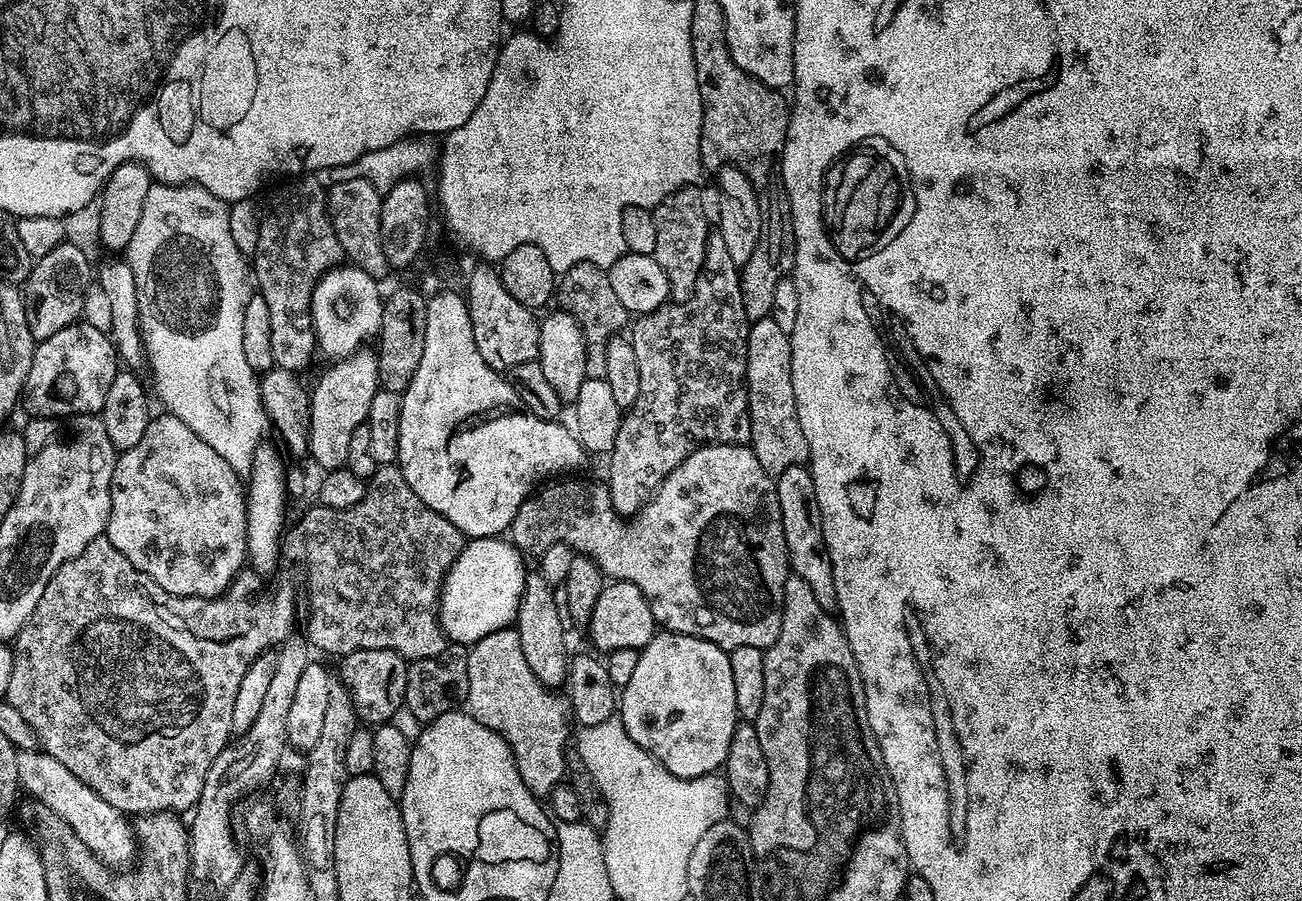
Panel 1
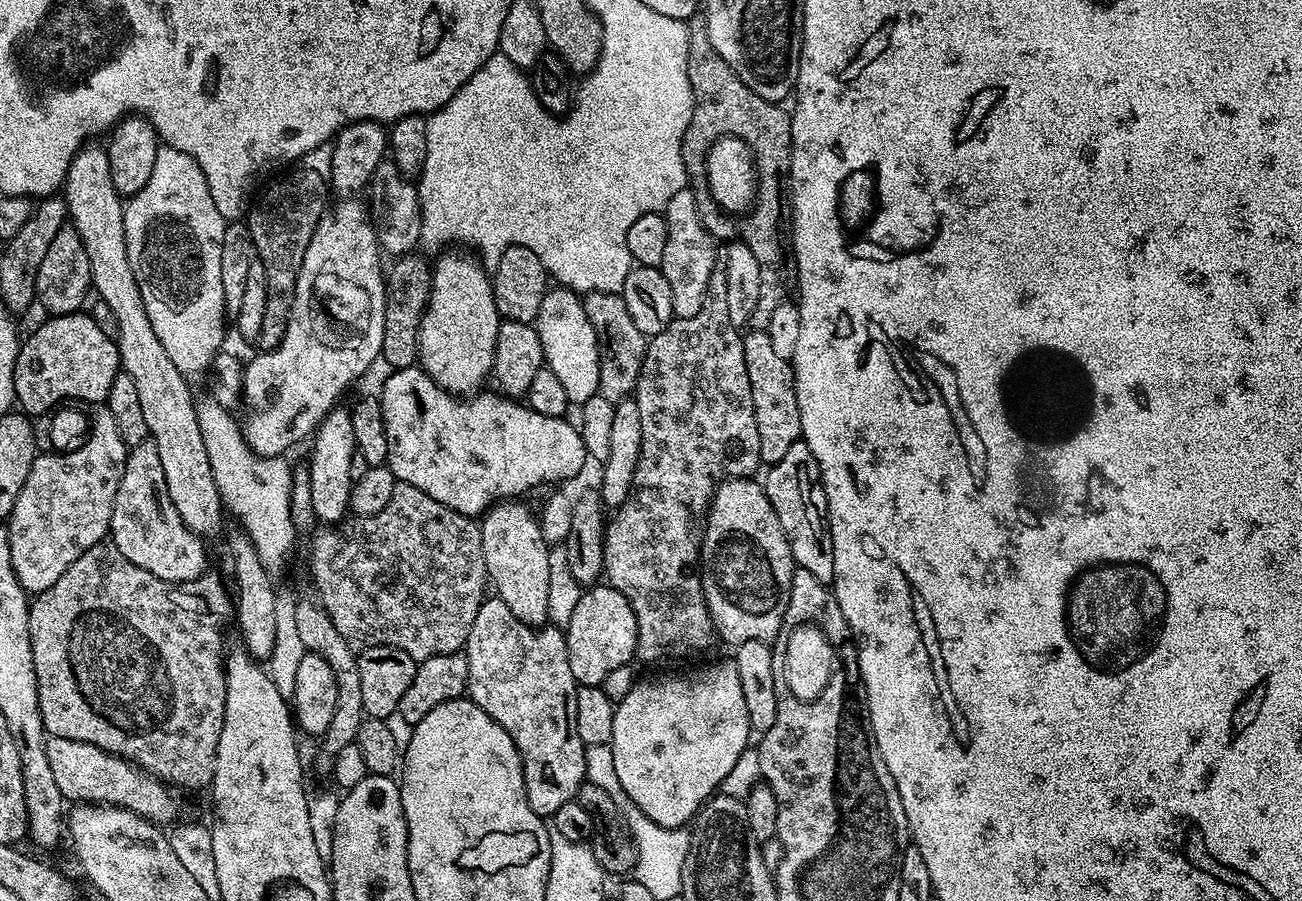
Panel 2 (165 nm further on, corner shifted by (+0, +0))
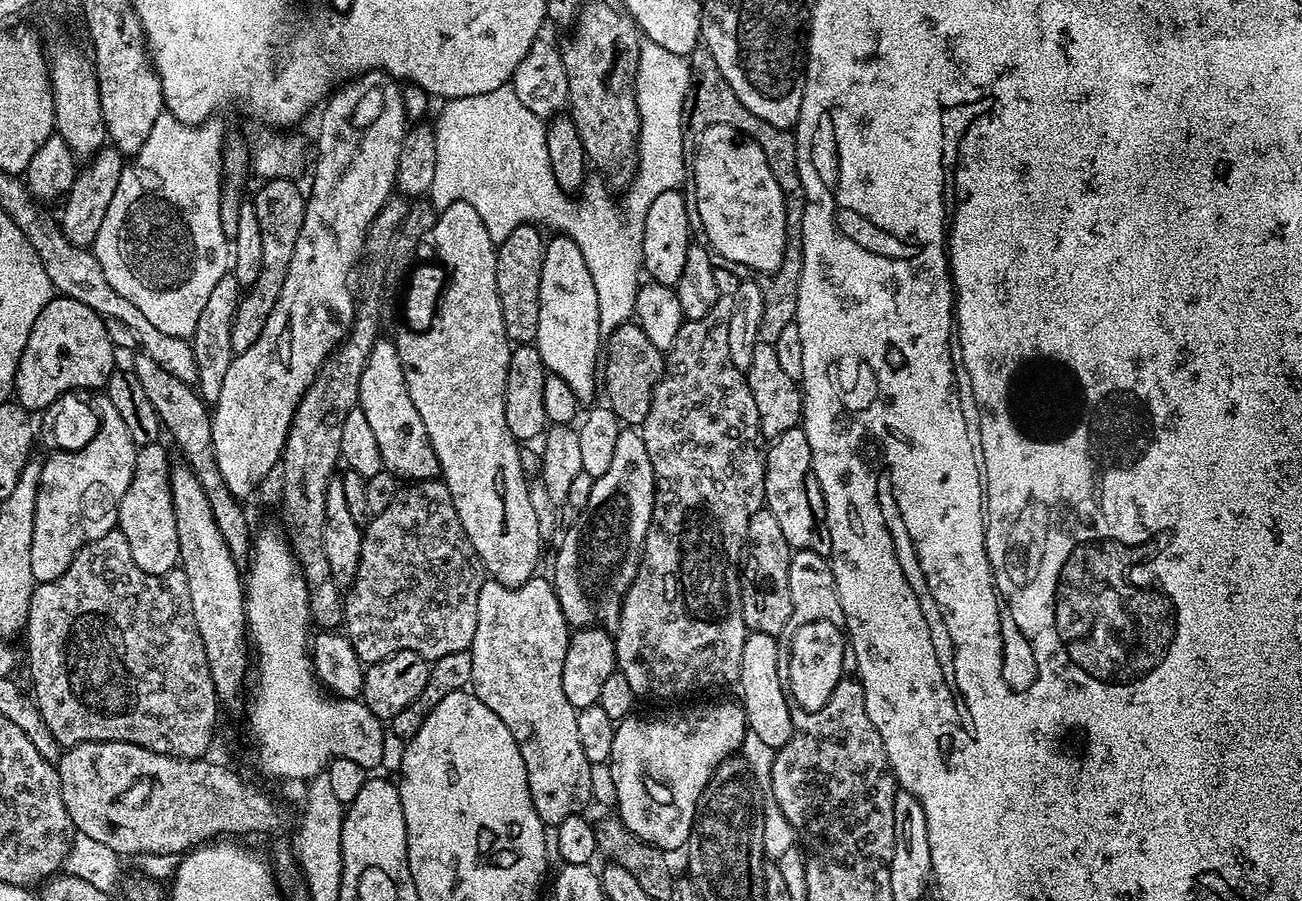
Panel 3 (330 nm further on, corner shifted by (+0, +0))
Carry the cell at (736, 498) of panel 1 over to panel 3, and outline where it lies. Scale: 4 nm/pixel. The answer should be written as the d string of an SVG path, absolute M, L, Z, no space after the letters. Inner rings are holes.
M767 507L759 508L752 515L748 526L746 555L742 560L742 575L740 577L740 605L744 608L744 621L749 630L779 637L780 631L788 628L788 619L792 613L790 602L790 558L793 549L789 548L782 529L778 527L778 518L768 511Z

